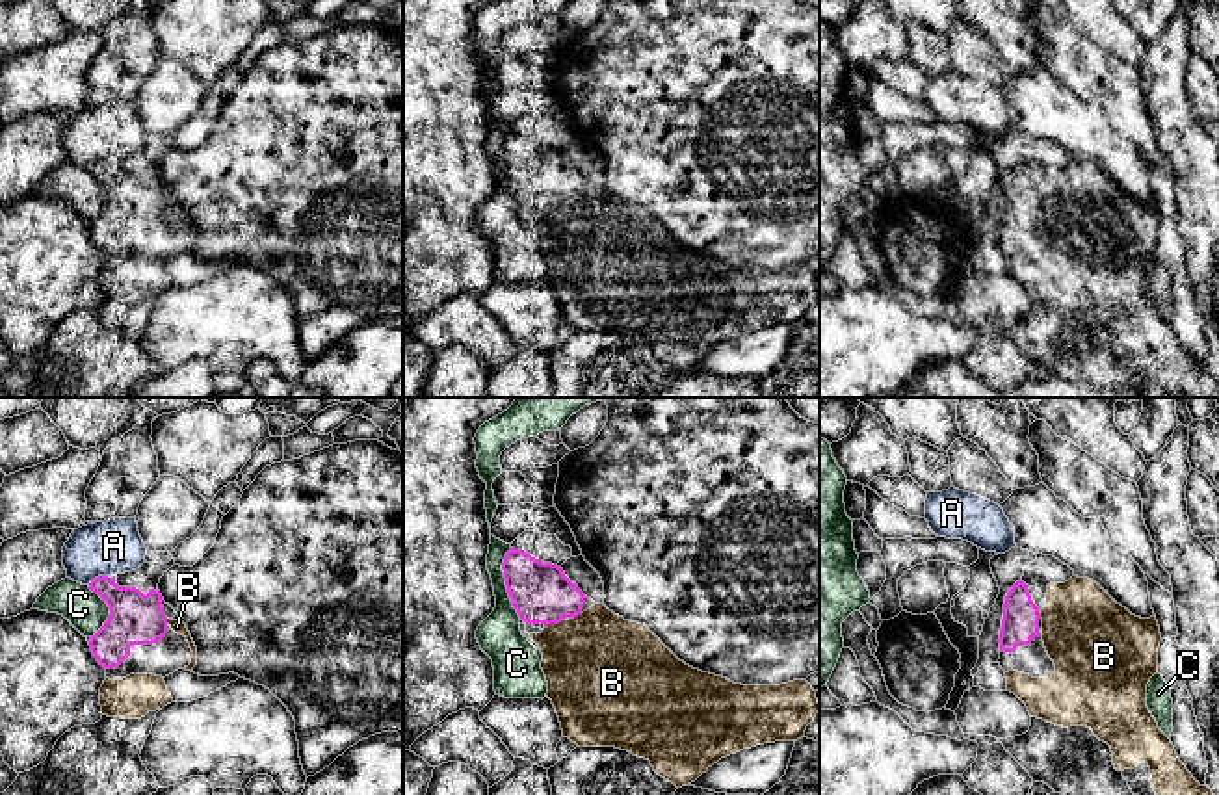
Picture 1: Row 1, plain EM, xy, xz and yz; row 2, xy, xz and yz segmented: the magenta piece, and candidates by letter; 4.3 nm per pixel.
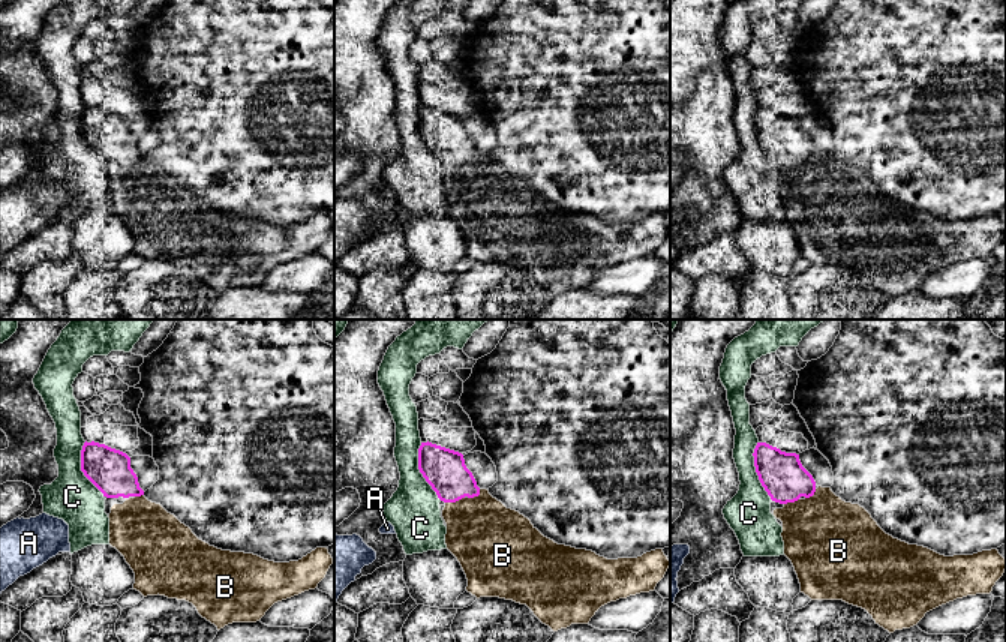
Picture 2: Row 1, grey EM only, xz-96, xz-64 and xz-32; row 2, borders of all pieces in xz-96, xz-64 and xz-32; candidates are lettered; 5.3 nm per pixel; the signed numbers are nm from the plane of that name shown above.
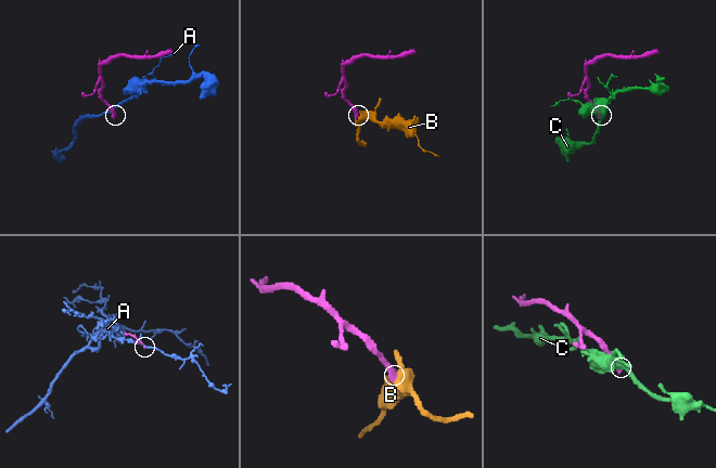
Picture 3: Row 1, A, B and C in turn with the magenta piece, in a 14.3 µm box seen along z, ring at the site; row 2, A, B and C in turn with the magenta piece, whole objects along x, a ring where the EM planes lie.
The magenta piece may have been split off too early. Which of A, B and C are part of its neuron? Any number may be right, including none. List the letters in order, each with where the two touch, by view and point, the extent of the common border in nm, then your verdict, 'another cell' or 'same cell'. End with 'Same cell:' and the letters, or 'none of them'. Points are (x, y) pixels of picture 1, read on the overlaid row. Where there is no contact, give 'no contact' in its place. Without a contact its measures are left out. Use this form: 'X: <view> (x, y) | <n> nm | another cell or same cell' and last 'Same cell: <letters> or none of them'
A: xy (101, 576) | 130 nm | another cell
B: xz (552, 623) | 90 nm | same cell
C: xz (506, 584) | 300 nm | another cell
Same cell: B

